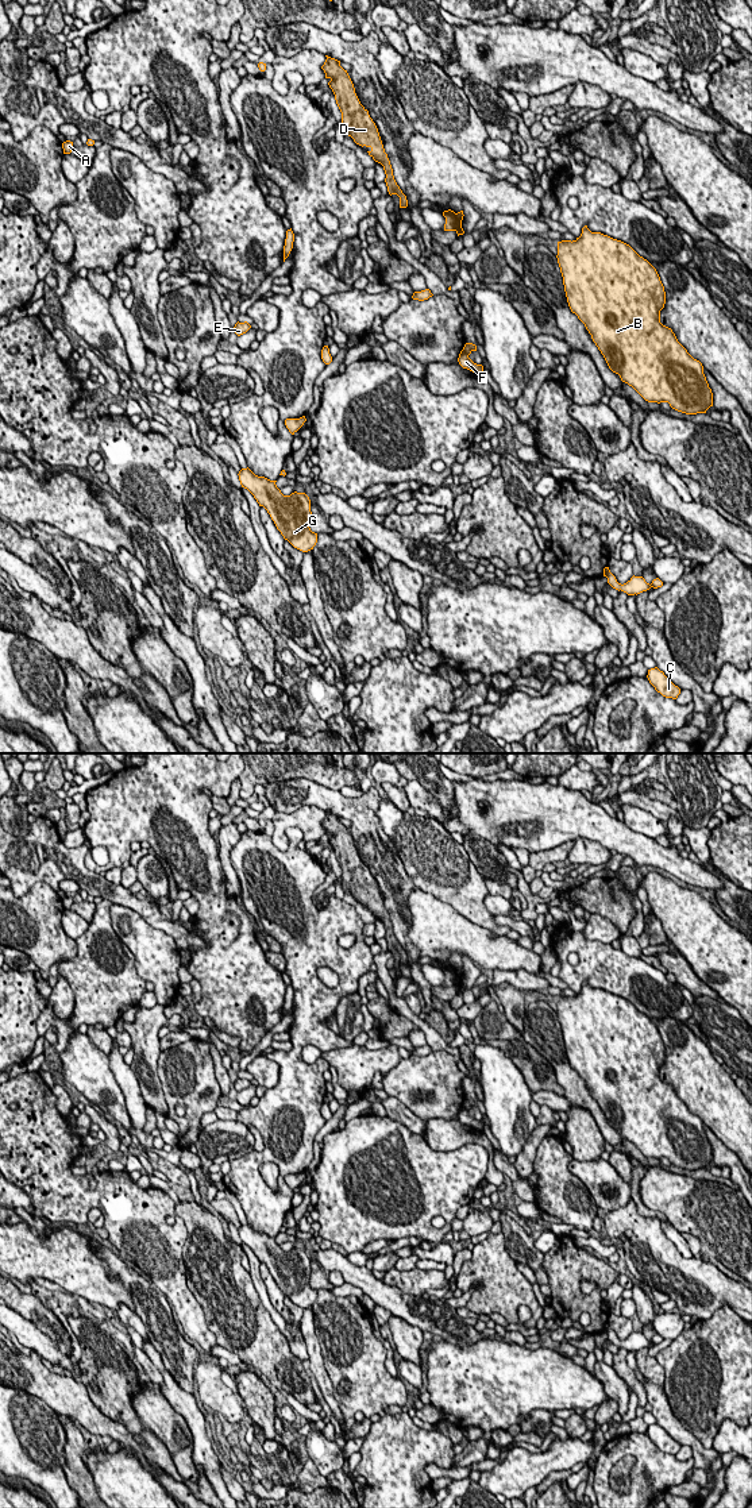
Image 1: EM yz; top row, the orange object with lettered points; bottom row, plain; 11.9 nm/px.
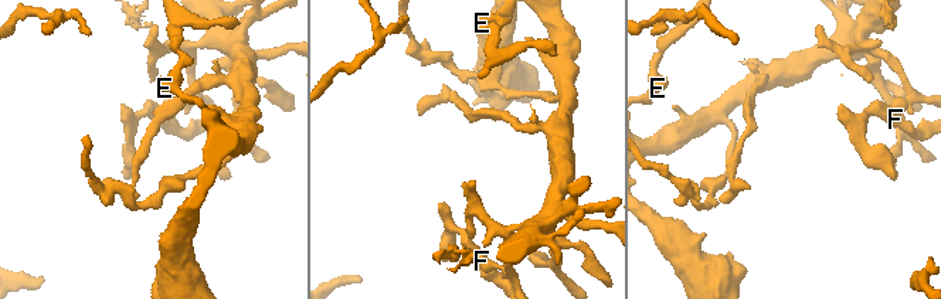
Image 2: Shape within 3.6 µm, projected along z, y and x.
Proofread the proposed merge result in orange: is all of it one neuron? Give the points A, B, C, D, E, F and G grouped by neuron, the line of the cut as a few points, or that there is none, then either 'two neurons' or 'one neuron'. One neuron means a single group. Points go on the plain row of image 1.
A B C E F G / D | yz (457, 970), (462, 974) | two neurons

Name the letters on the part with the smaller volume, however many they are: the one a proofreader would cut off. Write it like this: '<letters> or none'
D

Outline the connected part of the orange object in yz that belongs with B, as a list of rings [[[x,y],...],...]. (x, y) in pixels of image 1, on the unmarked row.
[[[587,981],[575,996],[558,998],[556,1014],[571,1068],[585,1080],[609,1125],[622,1138],[632,1142],[645,1157],[668,1158],[672,1165],[686,1170],[706,1169],[713,1162],[713,1149],[702,1119],[687,1108],[671,1084],[660,1079],[666,1048],[656,1025],[647,1015],[629,1000],[601,988],[591,988]]]

